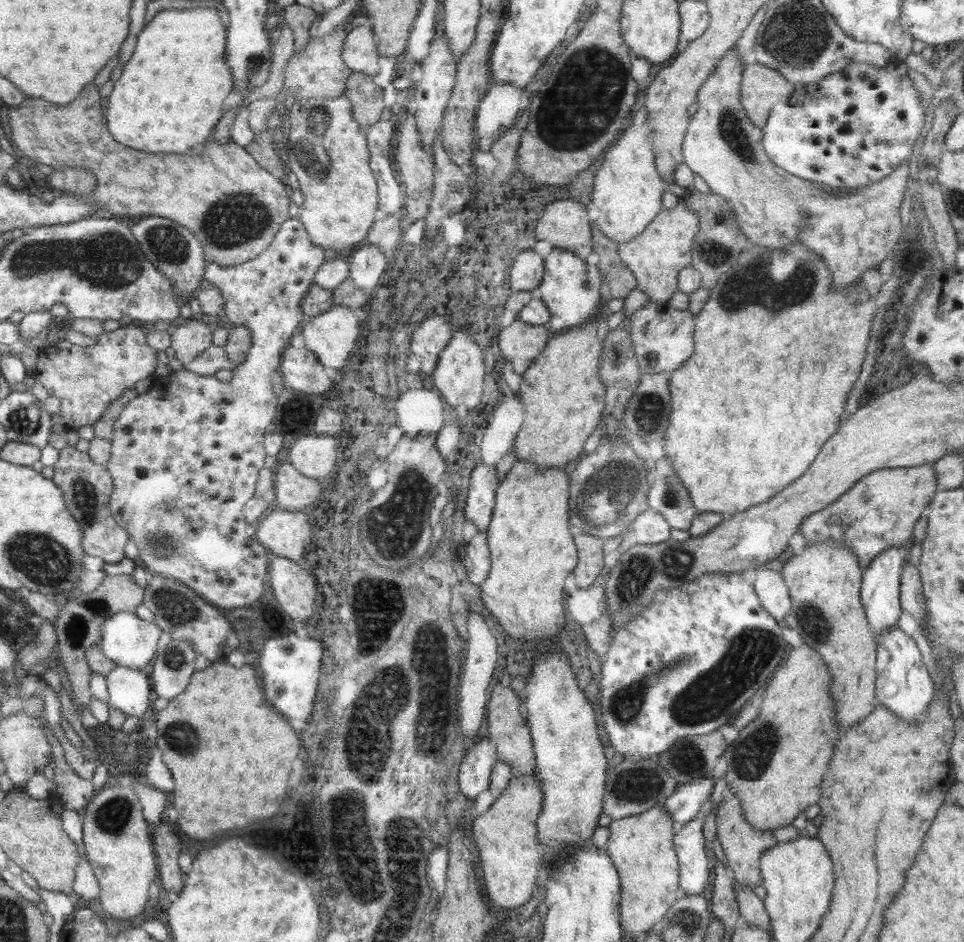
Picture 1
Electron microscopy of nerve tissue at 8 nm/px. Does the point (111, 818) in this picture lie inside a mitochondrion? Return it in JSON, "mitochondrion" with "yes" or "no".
{"mitochondrion":"yes"}

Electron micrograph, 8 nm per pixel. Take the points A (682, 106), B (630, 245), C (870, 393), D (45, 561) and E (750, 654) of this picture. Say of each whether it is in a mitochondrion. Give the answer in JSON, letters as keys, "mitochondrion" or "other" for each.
{"A":"other","B":"other","C":"other","D":"mitochondrion","E":"mitochondrion"}

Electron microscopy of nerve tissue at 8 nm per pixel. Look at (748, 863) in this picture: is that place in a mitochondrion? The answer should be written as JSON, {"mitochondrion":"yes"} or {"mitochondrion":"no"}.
{"mitochondrion":"no"}

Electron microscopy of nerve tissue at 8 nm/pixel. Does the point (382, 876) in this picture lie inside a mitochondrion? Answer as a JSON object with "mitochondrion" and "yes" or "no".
{"mitochondrion":"yes"}

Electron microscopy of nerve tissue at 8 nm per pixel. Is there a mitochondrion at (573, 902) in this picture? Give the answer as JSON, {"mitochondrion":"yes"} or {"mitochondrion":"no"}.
{"mitochondrion":"no"}

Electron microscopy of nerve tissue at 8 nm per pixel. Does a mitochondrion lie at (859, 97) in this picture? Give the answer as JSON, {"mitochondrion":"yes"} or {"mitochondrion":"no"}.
{"mitochondrion":"no"}

